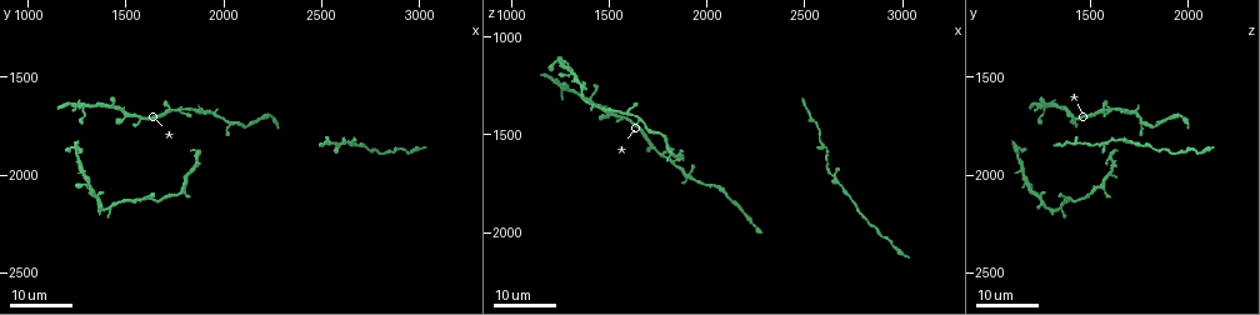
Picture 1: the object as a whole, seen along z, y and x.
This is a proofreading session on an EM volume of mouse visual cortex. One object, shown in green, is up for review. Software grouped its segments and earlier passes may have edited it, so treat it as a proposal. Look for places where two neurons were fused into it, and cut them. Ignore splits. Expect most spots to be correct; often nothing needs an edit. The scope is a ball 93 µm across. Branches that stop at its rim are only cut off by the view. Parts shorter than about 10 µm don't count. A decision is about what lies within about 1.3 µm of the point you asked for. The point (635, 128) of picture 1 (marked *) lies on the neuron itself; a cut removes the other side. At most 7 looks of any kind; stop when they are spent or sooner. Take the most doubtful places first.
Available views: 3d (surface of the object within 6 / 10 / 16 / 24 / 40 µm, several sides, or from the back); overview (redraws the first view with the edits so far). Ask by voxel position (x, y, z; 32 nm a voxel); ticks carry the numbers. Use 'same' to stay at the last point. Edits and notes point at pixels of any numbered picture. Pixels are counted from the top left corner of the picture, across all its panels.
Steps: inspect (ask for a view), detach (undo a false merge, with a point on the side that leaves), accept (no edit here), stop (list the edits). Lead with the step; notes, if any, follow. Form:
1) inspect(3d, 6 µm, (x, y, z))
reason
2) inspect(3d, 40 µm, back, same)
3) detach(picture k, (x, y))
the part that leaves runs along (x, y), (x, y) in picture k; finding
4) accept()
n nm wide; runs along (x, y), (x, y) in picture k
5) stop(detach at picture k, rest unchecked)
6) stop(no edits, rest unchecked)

inspect(3d, 16 µm, (2660, 1840, 1740))
two arms in line, one across

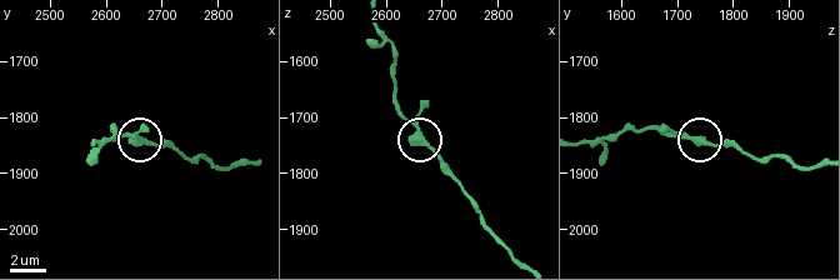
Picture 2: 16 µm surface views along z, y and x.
inspect(3d, 10 µm, (2660, 1845, 1735))

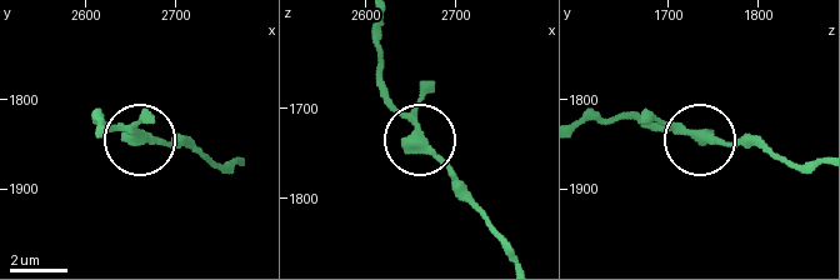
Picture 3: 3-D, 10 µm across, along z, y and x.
accept()
3 arms; all the same neuron

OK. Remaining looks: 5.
inspect(3d, 16 µm, (1610, 2120, 1390))
thin arm on a thick one

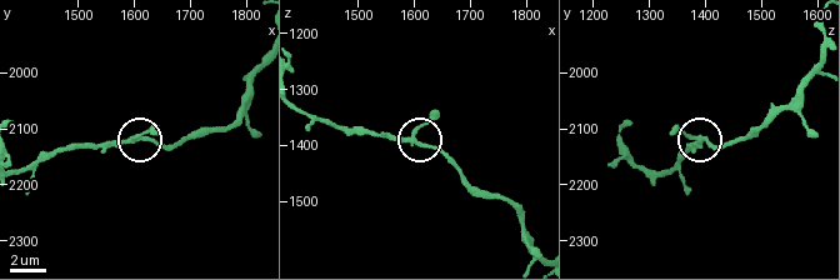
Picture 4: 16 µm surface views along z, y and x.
inspect(3d, 6 µm, (1600, 2115, 1395))

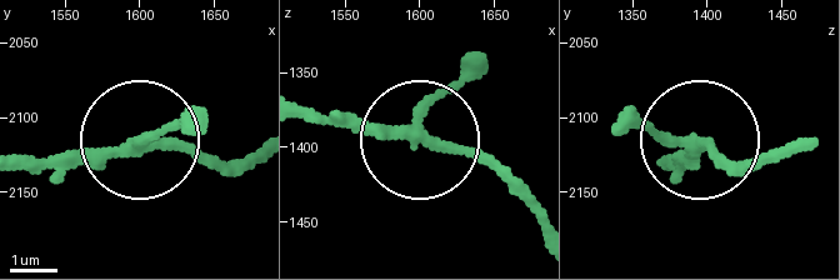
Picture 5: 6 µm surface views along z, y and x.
accept()
3 arms; runs along (309, 111), (476, 151), (536, 206) in picture 5; all the same neuron

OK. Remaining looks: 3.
inspect(3d, 24 µm, (1350, 2160, 1300))
sudden change in width

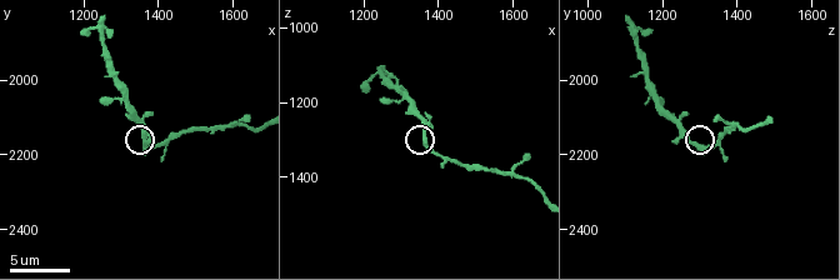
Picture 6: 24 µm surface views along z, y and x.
inspect(3d, 10 µm, (1360, 2170, 1290))

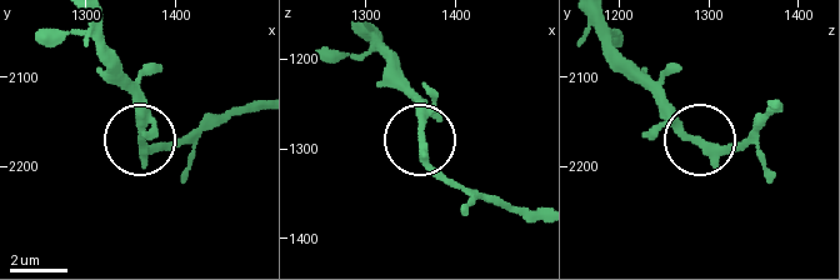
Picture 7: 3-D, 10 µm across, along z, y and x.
accept()
all the same neuron

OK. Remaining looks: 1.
stop(no edits, rest unchecked)

